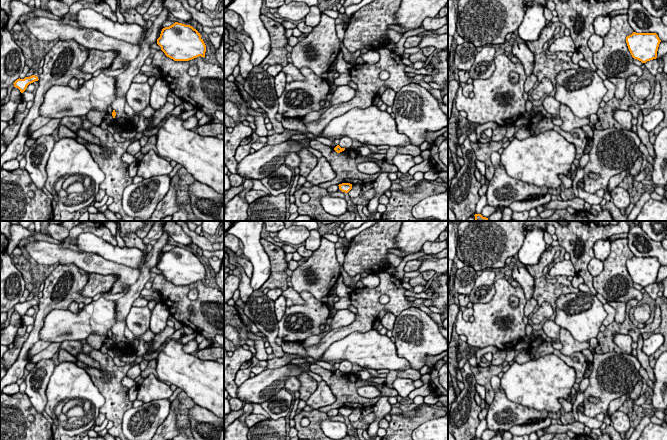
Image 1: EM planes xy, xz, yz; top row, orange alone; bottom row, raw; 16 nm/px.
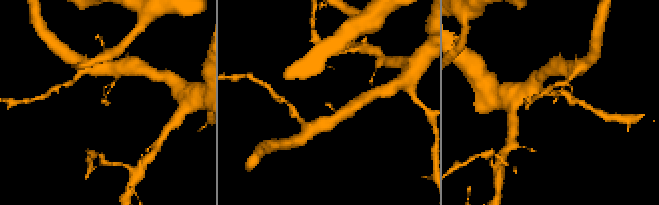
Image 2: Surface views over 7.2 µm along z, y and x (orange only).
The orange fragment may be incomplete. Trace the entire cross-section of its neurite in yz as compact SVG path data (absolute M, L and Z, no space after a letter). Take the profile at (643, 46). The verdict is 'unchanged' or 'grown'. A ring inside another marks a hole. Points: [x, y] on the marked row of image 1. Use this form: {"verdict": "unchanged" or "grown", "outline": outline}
{"verdict": "unchanged", "outline": "M636 33L626 37L628 49L634 59L646 63L657 58L661 40L656 33Z"}

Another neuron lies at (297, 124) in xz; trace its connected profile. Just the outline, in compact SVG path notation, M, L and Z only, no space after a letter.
M283 118L281 123L282 123L282 126L284 129L300 131L308 138L314 138L315 140L323 143L326 146L332 147L332 148L336 147L334 141L331 141L331 140L329 140L327 138L323 138L323 137L316 137L314 134L307 132L305 124L304 124L303 120L300 118Z

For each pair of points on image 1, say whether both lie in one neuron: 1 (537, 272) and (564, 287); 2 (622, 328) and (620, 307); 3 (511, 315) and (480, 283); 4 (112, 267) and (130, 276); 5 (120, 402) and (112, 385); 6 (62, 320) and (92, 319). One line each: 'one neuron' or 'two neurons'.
1: one neuron
2: two neurons
3: two neurons
4: one neuron
5: one neuron
6: one neuron

